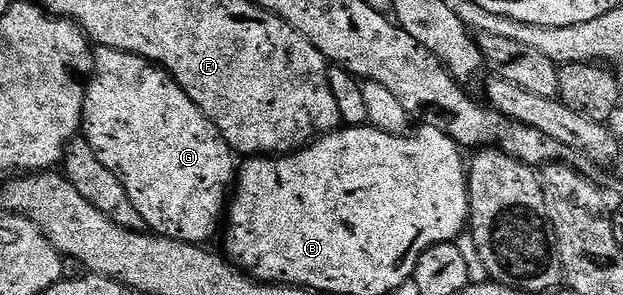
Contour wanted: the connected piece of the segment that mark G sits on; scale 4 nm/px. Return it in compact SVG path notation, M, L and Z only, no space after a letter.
M99 48L94 55L94 72L89 76L85 90L86 102L82 112L82 123L86 142L96 151L96 159L100 159L100 163L104 163L104 167L108 167L108 171L115 173L120 179L120 183L124 183L124 191L128 191L128 199L132 199L132 207L136 207L136 211L140 211L143 226L160 237L171 237L193 245L205 246L217 233L219 236L220 226L223 224L224 214L228 208L228 194L236 180L236 161L234 165L236 154L227 141L222 138L217 127L202 114L200 107L196 107L196 103L192 103L192 99L188 99L188 95L184 95L184 91L174 82L173 77L159 65L155 65L152 61L146 61L142 57L125 53L119 49Z

